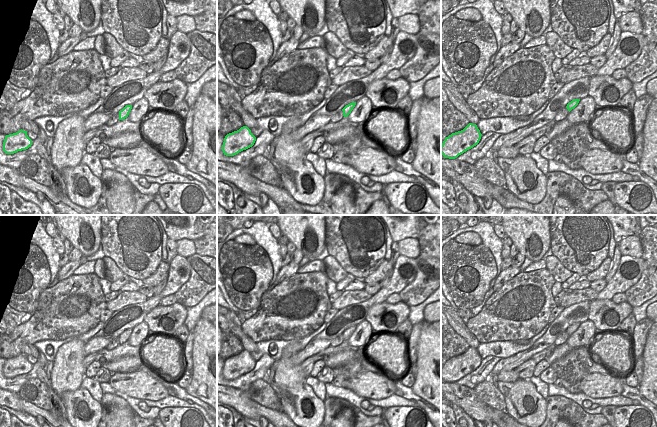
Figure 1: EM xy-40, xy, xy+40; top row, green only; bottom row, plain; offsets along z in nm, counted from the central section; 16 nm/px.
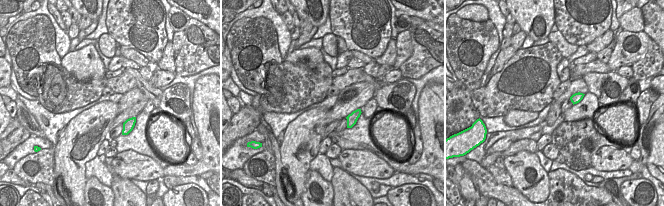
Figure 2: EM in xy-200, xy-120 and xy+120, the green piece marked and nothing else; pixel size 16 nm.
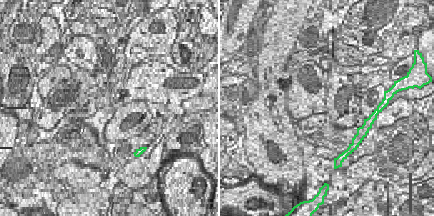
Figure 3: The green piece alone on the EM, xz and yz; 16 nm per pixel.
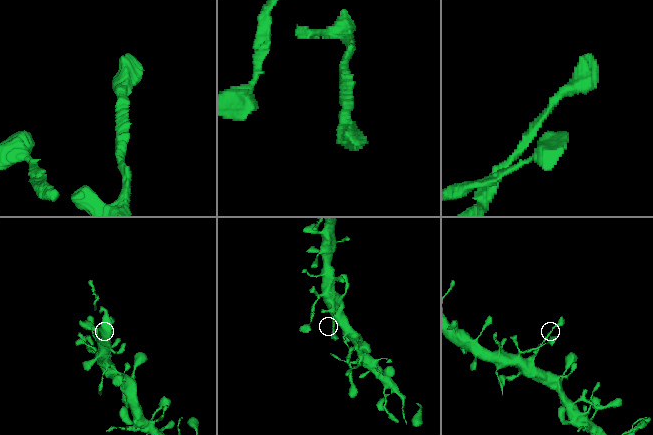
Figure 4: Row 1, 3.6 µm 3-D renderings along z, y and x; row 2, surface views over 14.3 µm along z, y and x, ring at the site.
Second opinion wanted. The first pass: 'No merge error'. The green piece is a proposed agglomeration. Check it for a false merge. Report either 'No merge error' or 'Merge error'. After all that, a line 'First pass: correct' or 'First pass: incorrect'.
No merge error.
First pass: correct

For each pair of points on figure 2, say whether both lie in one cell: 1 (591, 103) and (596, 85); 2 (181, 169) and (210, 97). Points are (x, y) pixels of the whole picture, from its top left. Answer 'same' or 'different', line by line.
1: different
2: same

